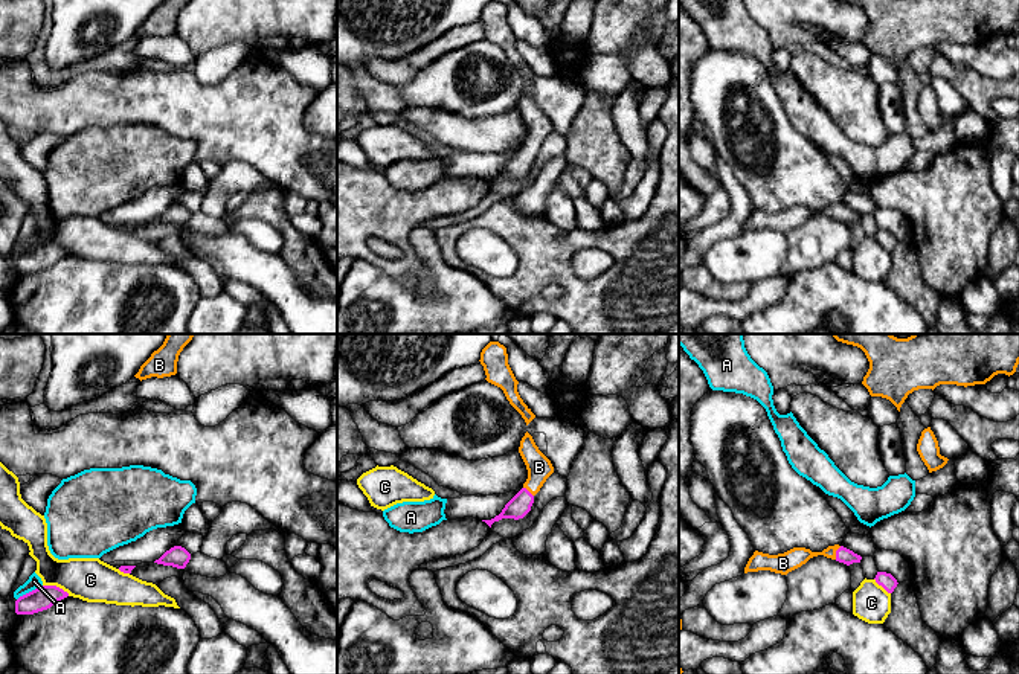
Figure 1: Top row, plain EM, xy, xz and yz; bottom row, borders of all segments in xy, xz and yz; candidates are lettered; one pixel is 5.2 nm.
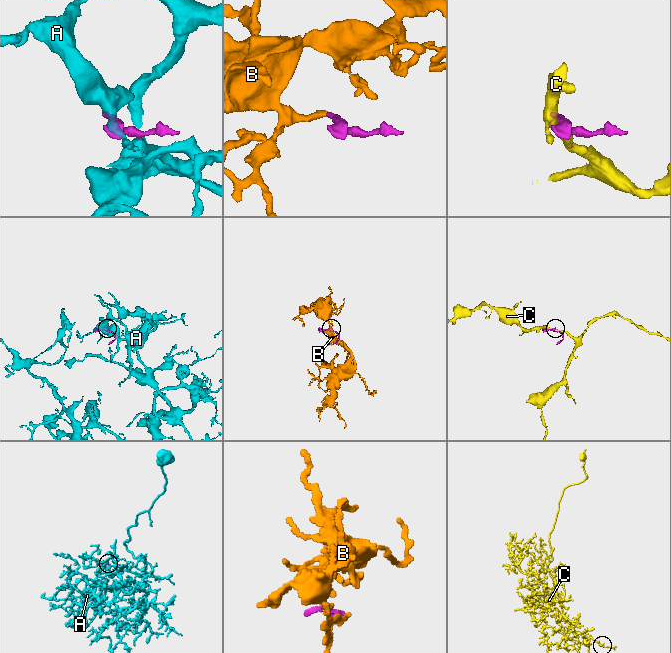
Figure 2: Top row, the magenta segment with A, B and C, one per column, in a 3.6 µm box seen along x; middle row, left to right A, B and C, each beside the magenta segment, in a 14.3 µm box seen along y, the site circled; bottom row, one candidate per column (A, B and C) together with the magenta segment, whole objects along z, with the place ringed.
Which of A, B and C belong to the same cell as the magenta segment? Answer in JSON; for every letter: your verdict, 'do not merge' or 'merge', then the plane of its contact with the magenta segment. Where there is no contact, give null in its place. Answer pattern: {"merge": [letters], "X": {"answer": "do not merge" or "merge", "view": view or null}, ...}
{"merge": ["B"], "A": {"answer": "do not merge", "view": "xy"}, "B": {"answer": "merge", "view": "yz"}, "C": {"answer": "do not merge", "view": "xy"}}

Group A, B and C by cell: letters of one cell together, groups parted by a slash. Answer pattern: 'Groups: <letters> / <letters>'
Groups: A / B / C

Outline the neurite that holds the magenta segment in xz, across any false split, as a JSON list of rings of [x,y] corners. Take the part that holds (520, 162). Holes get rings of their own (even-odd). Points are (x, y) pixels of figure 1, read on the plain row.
[[[526,90],[520,99],[519,111],[526,124],[528,137],[523,146],[505,163],[502,171],[491,178],[482,178],[490,186],[502,177],[523,177],[534,162],[534,154],[540,149],[546,137],[554,131],[551,119],[538,108],[532,95]]]

